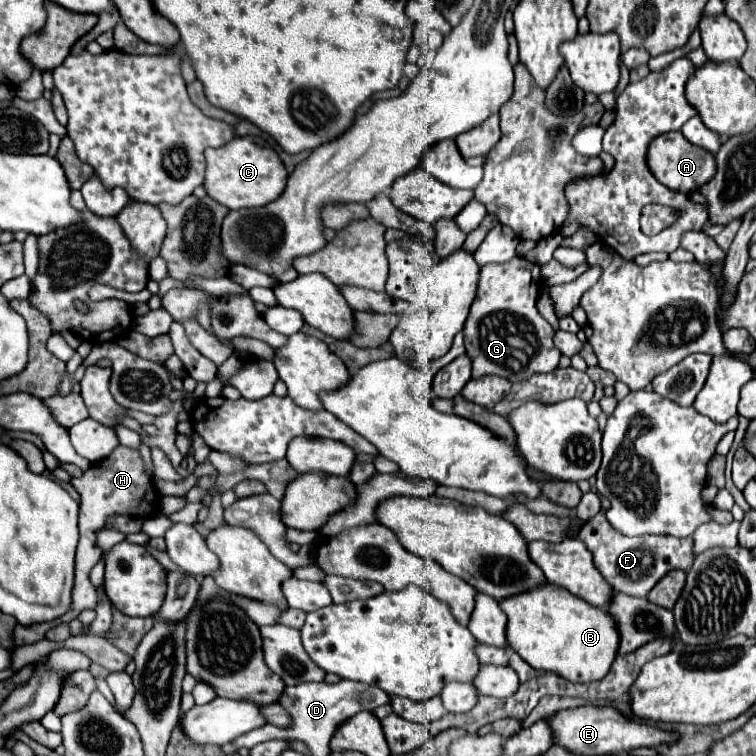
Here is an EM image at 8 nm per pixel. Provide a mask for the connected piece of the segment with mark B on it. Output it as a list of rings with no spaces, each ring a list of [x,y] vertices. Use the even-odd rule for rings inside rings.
[[[543,583],[543,587],[523,595],[511,595],[511,599],[501,601],[501,609],[507,615],[507,645],[533,669],[553,671],[579,683],[603,679],[611,669],[619,647],[619,631],[605,609],[597,609],[553,583]]]

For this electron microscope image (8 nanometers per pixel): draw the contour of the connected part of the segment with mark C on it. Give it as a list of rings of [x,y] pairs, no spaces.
[[[235,137],[231,143],[205,151],[205,181],[203,187],[211,199],[225,205],[227,209],[251,209],[263,207],[275,201],[287,183],[287,171],[271,147],[259,147],[251,137]]]

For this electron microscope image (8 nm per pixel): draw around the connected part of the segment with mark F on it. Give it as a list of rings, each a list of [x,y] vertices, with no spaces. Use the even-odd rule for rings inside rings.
[[[597,513],[585,525],[581,527],[579,539],[587,545],[587,549],[593,553],[593,563],[603,575],[603,579],[619,593],[631,595],[631,597],[647,597],[647,593],[655,587],[655,583],[669,573],[671,569],[687,569],[693,565],[693,541],[687,539],[675,539],[675,537],[655,537],[655,535],[643,535],[643,537],[627,537],[621,535],[607,523],[607,517],[603,513]]]

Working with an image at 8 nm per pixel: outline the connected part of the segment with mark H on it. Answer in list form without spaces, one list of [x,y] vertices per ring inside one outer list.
[[[123,445],[115,447],[115,451],[111,451],[111,455],[107,459],[91,465],[87,471],[83,471],[81,477],[73,477],[71,485],[81,495],[81,503],[79,503],[79,535],[81,537],[79,537],[77,561],[75,561],[73,607],[63,617],[59,617],[51,623],[41,623],[41,625],[31,625],[31,627],[17,625],[13,631],[13,639],[15,639],[17,647],[37,643],[45,637],[45,631],[49,631],[51,627],[73,621],[85,609],[95,609],[97,593],[89,581],[89,571],[93,569],[93,565],[97,565],[101,561],[101,557],[97,557],[97,555],[101,555],[99,545],[97,545],[97,531],[101,531],[107,525],[109,517],[129,515],[129,517],[147,517],[149,519],[153,515],[155,517],[161,515],[161,495],[153,485],[153,477],[145,469],[139,449],[131,449],[131,447],[123,447]]]

